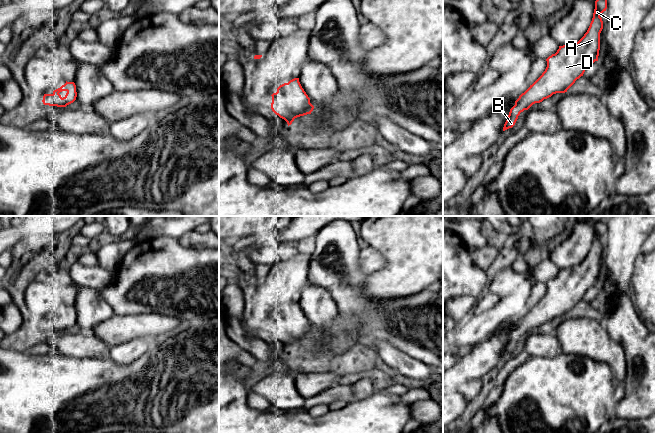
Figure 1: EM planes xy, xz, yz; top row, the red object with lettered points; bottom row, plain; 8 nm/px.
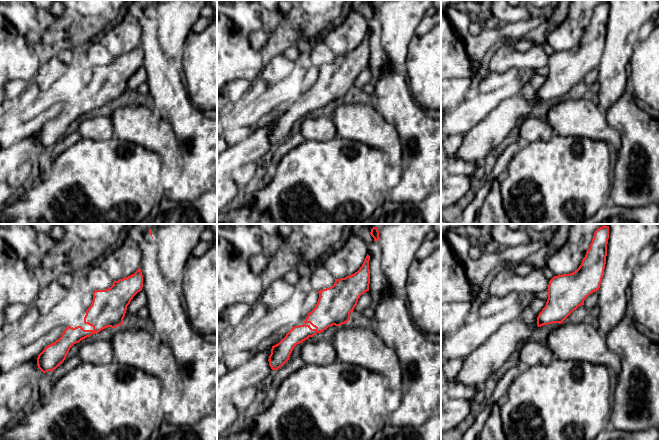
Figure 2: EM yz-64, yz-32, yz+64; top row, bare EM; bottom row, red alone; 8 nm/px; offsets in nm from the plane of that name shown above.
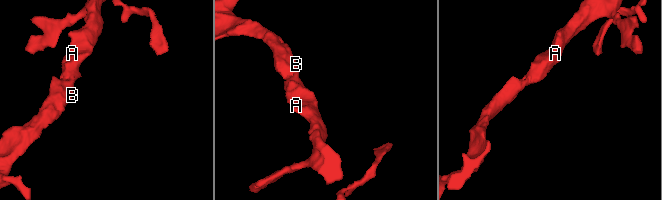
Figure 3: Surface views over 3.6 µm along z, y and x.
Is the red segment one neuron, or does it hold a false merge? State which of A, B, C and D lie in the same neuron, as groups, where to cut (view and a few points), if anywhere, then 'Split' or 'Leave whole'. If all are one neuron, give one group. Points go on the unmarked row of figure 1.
Groups: A B C D. No split. Leave whole

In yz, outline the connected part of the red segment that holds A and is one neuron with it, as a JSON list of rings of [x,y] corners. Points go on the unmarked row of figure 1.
[[[600,220],[595,225],[595,233],[590,250],[584,260],[572,268],[559,270],[555,278],[549,280],[542,299],[522,317],[510,333],[503,355],[512,352],[521,336],[533,328],[556,317],[565,317],[583,300],[588,289],[598,285],[600,257],[603,245],[600,239],[607,233],[607,222]]]

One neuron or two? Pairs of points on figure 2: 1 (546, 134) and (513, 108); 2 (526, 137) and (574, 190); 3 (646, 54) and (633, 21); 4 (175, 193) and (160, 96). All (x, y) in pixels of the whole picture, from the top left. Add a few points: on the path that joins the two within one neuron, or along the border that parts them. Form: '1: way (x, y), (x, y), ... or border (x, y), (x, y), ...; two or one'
1: border (526, 116), (519, 122); two
2: border (553, 136), (546, 140), (534, 140), (523, 145); two
3: border (638, 39), (634, 44), (629, 62); two
4: way (197, 169), (197, 135), (184, 120); one

